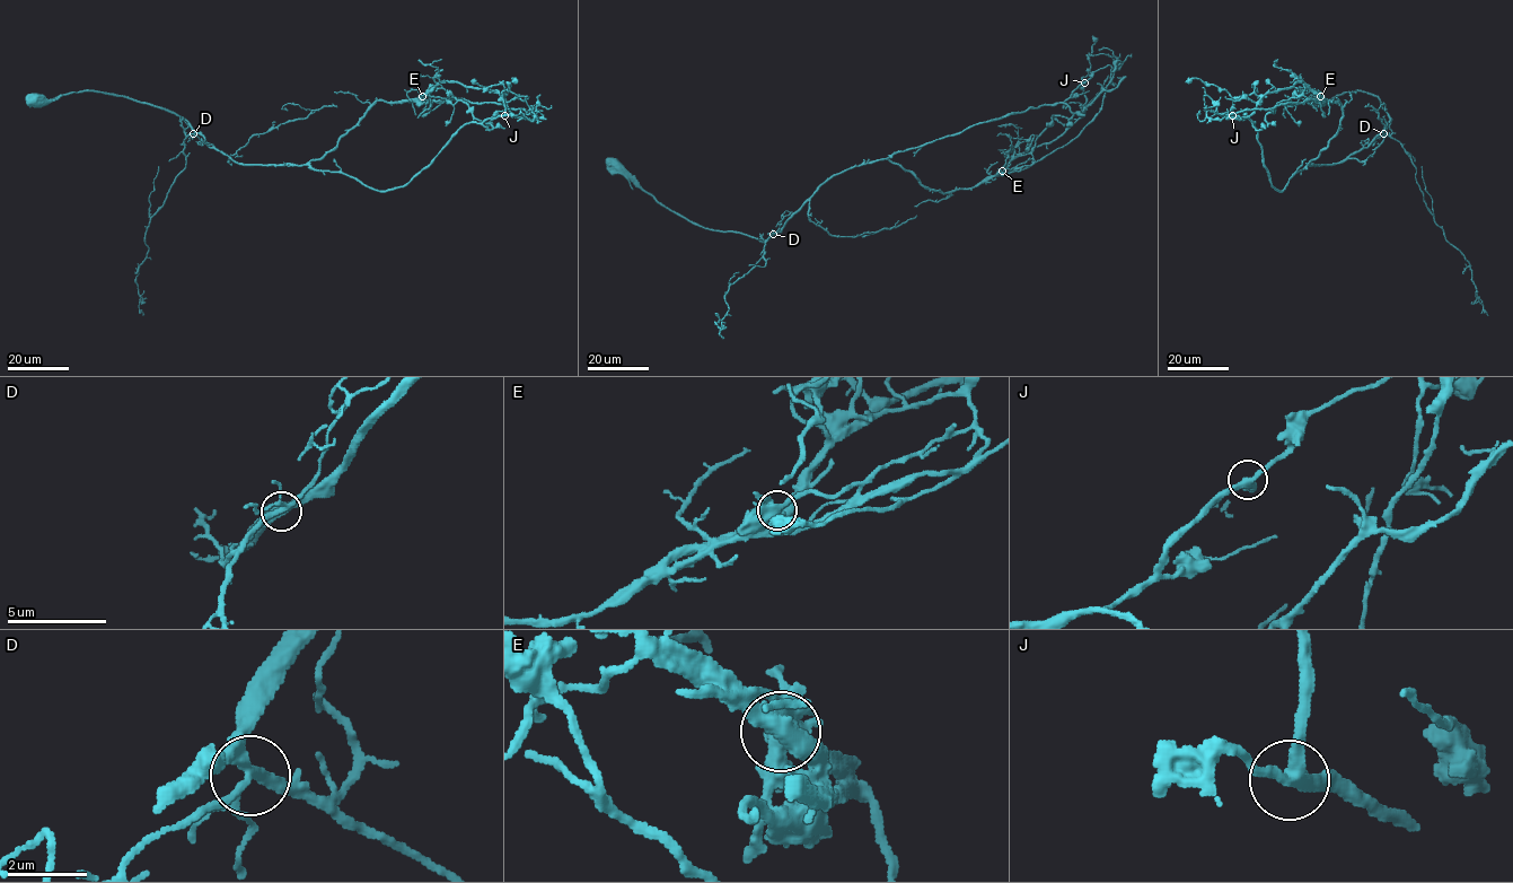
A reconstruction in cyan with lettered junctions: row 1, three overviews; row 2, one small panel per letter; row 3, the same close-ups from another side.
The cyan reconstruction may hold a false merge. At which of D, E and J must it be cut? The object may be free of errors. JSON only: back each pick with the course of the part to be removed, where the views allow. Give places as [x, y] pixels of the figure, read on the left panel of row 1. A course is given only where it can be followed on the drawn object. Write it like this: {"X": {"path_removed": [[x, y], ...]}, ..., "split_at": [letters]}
{"E": {"path_removed": [[422, 97], [440, 82], [456, 81], [500, 92], [508, 110], [522, 119], [539, 119], [537, 108]]}, "split_at": ["E"]}

